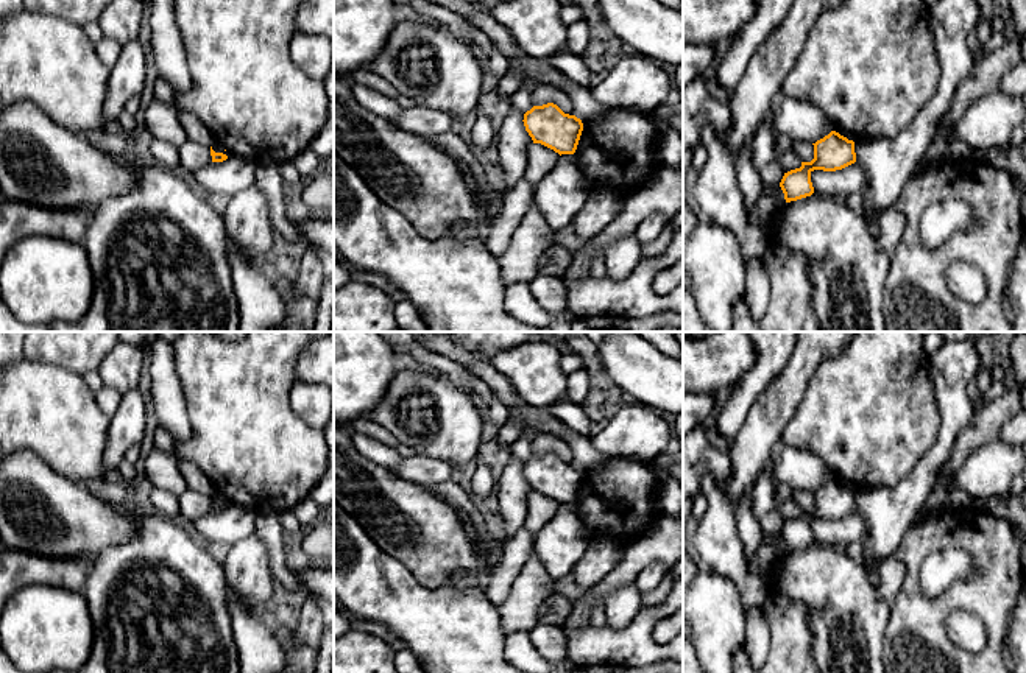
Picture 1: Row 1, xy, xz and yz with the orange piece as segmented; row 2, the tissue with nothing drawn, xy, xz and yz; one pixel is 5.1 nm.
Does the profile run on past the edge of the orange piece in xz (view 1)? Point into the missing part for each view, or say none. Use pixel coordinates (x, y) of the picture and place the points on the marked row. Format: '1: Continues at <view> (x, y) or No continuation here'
1: No continuation here

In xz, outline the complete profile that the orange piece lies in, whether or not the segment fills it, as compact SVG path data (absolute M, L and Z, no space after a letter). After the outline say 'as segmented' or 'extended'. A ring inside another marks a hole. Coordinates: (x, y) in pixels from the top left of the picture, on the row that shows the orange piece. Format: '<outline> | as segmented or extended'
M554 103L533 106L522 122L533 143L541 143L560 156L575 153L583 131L580 118L564 114Z | as segmented

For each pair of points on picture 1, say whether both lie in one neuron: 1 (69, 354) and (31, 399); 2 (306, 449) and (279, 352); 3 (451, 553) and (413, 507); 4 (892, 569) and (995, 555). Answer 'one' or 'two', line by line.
1: two
2: one
3: one
4: two

